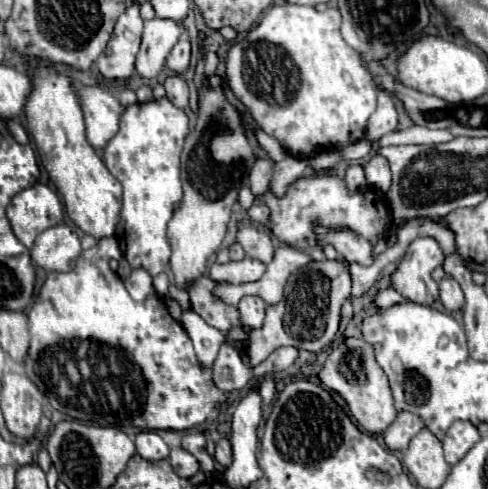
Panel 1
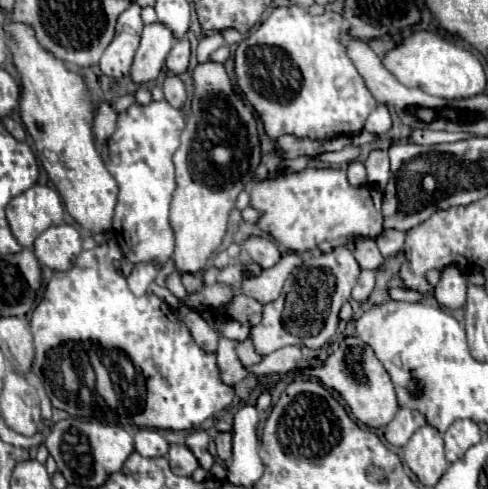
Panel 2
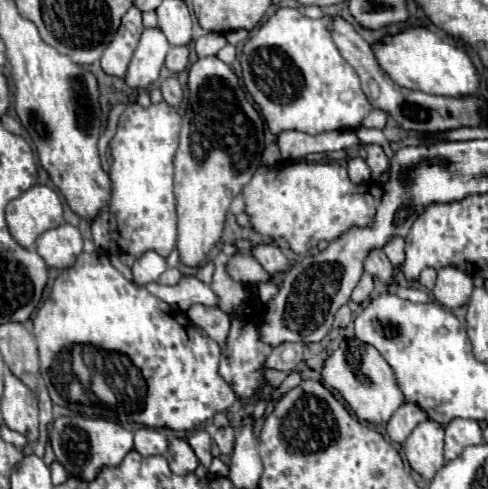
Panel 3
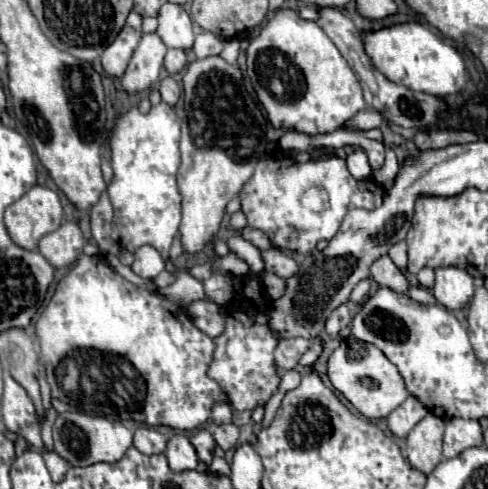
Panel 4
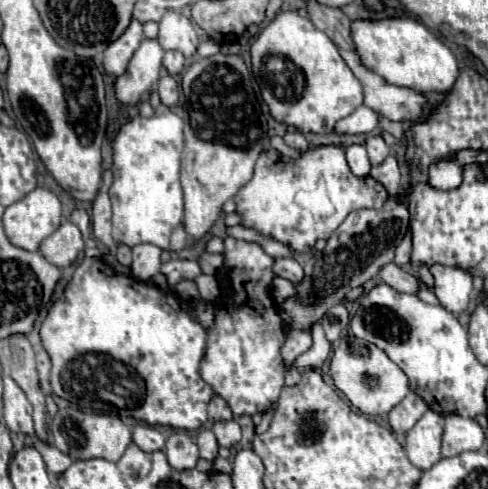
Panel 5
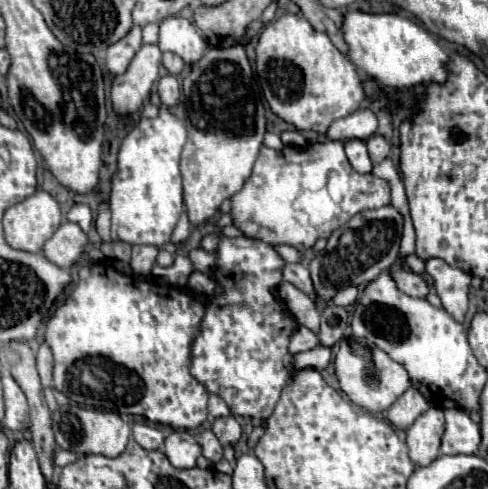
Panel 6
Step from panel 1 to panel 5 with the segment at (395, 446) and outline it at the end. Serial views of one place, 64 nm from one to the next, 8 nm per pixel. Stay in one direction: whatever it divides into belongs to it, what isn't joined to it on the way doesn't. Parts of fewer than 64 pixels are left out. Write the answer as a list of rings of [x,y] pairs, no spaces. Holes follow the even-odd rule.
[[[410,392],[398,406],[394,406],[388,414],[388,422],[390,422],[390,428],[396,432],[396,434],[406,434],[414,424],[416,420],[420,420],[420,416],[428,410],[428,406],[424,404],[424,400]]]

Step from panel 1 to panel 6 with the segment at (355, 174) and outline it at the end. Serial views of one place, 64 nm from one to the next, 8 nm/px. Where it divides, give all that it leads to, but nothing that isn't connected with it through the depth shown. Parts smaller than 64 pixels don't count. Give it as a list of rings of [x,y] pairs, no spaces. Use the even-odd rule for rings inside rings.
[[[350,140],[344,148],[346,148],[348,162],[352,164],[352,168],[356,168],[356,172],[360,172],[360,174],[372,172],[372,162],[368,158],[366,144],[362,140]]]

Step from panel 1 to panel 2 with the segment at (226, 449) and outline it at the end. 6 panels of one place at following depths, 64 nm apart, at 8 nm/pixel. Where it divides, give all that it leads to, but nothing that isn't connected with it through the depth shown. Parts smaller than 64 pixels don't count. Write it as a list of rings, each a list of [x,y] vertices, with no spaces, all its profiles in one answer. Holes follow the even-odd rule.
[[[220,432],[214,442],[216,442],[218,458],[228,464],[230,458],[232,458],[232,434],[230,434],[230,432]]]

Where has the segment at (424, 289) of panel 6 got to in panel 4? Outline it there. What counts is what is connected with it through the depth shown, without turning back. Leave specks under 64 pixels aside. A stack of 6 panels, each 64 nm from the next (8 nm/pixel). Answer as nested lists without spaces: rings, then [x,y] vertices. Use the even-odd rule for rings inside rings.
[[[380,256],[380,260],[376,260],[376,264],[372,264],[370,268],[370,276],[386,288],[392,288],[394,292],[406,292],[408,290],[408,280],[406,276],[394,266],[394,262],[388,256]]]

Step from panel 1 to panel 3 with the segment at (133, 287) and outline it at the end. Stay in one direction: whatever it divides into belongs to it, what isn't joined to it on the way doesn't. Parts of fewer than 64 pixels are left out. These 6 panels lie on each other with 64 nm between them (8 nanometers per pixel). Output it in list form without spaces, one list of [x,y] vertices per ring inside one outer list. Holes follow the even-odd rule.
[[[146,252],[132,266],[132,274],[134,274],[134,280],[132,282],[136,286],[146,286],[150,282],[156,282],[166,268],[168,266],[166,266],[166,260],[162,256],[158,256],[156,252]]]

